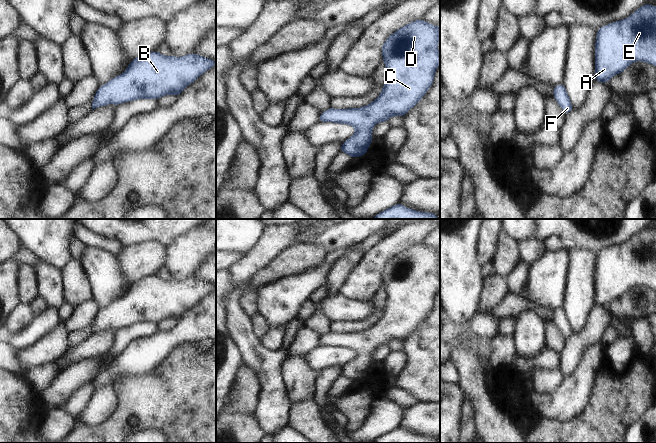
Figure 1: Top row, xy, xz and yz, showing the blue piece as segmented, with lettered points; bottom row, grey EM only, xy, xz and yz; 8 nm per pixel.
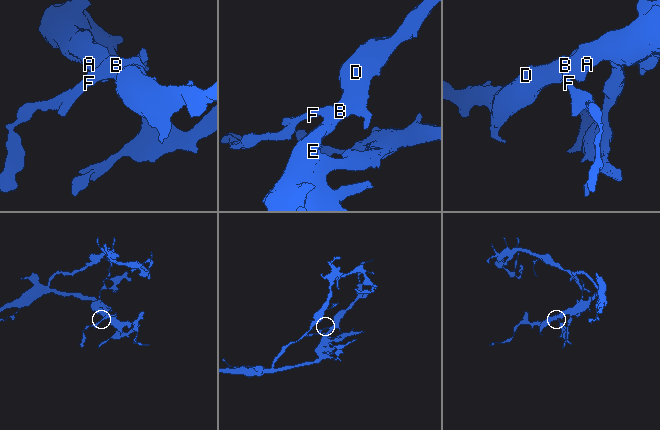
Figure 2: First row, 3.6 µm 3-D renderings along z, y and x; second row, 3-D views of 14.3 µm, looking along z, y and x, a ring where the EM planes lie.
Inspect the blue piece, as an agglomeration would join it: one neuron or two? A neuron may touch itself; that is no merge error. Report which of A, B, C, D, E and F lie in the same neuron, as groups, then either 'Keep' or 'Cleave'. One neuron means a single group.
Groups: A B C D E F. Keep

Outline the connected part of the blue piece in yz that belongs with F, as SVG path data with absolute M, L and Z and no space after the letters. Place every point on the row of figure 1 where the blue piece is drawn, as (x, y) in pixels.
M563 83L554 86L553 97L556 99L557 103L566 115L573 110L571 100Z

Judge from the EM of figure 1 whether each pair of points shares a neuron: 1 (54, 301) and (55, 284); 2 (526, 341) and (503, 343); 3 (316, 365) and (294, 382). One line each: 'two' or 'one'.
1: one
2: two
3: two

